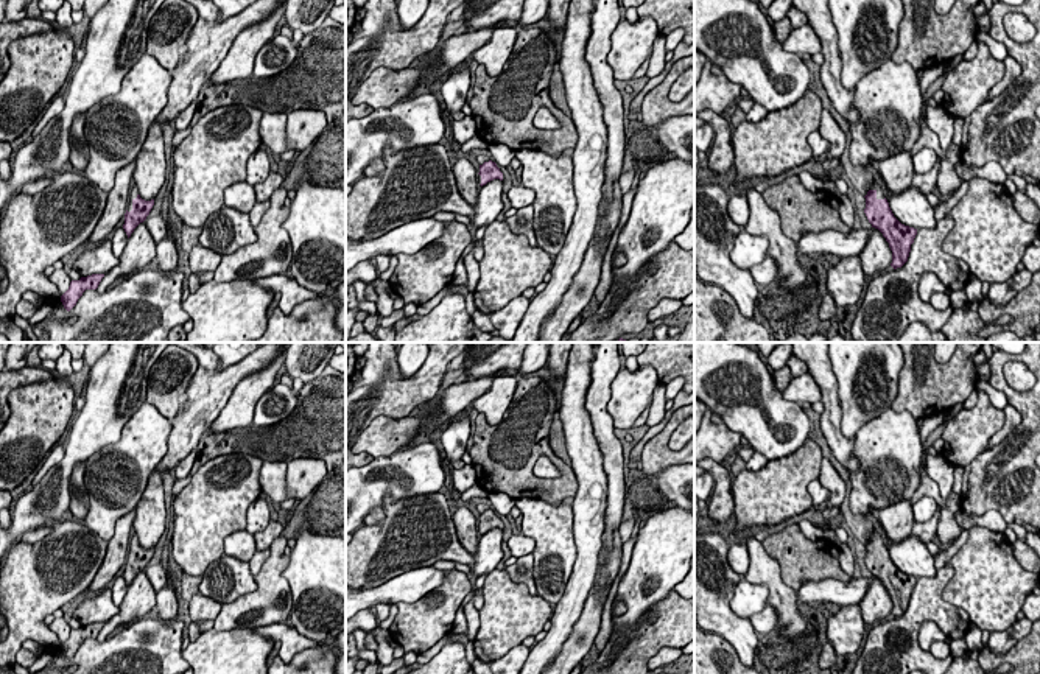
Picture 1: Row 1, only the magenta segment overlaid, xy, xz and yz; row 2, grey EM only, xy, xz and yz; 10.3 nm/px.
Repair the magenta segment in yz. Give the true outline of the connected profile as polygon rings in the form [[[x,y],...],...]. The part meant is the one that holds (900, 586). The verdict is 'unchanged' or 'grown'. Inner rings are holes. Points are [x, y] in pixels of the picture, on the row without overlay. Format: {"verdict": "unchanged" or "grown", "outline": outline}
{"verdict": "grown", "outline": [[[872,528],[866,546],[864,562],[872,573],[878,577],[892,599],[894,618],[901,616],[909,606],[911,593],[917,584],[917,577],[901,573],[892,562],[881,535]]]}

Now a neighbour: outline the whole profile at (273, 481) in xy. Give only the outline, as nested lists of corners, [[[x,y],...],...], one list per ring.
[[[263,461],[260,470],[260,487],[262,492],[268,495],[269,500],[277,506],[279,503],[286,500],[286,469],[288,462],[269,462]]]

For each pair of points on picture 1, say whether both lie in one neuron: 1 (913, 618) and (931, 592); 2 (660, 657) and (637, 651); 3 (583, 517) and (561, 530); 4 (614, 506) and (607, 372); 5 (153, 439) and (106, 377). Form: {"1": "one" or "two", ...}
{"1": "one", "2": "two", "3": "two", "4": "one", "5": "two"}

